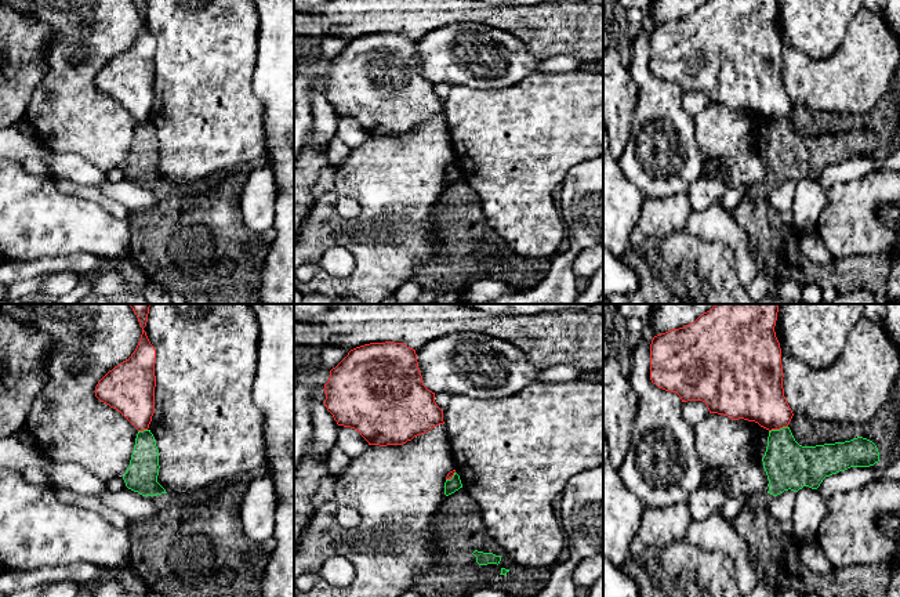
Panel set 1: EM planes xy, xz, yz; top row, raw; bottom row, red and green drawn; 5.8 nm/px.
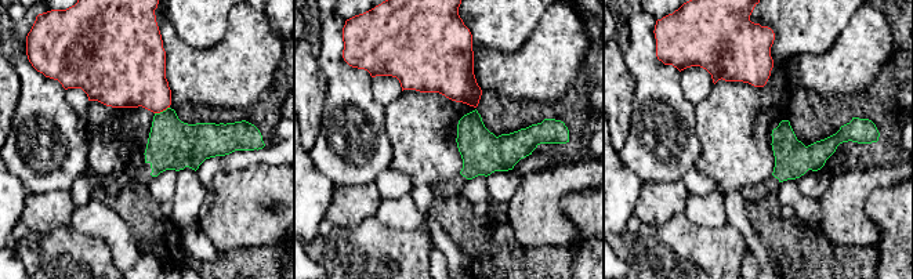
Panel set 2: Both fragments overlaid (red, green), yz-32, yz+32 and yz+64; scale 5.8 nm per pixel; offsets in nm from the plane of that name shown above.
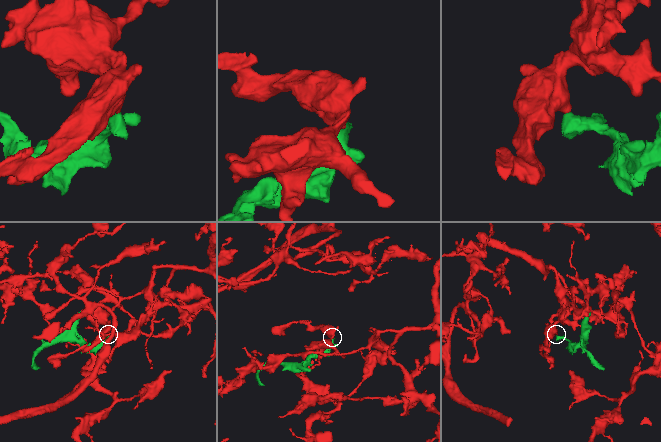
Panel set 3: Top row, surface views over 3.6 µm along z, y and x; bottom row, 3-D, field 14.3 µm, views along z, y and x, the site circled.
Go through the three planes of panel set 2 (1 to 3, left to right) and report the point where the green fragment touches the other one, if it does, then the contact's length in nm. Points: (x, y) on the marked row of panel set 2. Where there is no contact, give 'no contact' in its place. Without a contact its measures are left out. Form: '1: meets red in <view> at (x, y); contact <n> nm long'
1: meets red in yz-32 at (162, 111); contact 100 nm long
2: no contact
3: no contact

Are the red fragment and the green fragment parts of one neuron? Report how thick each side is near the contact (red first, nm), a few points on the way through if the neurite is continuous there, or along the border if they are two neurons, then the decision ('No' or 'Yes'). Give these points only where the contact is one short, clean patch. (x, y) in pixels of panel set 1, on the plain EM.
Thickness 320 nm (red) against 280 nm. Boundary: yz (787, 116), (769, 122). No

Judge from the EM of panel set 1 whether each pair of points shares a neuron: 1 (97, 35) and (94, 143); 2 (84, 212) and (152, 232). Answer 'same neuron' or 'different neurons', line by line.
1: same neuron
2: different neurons

